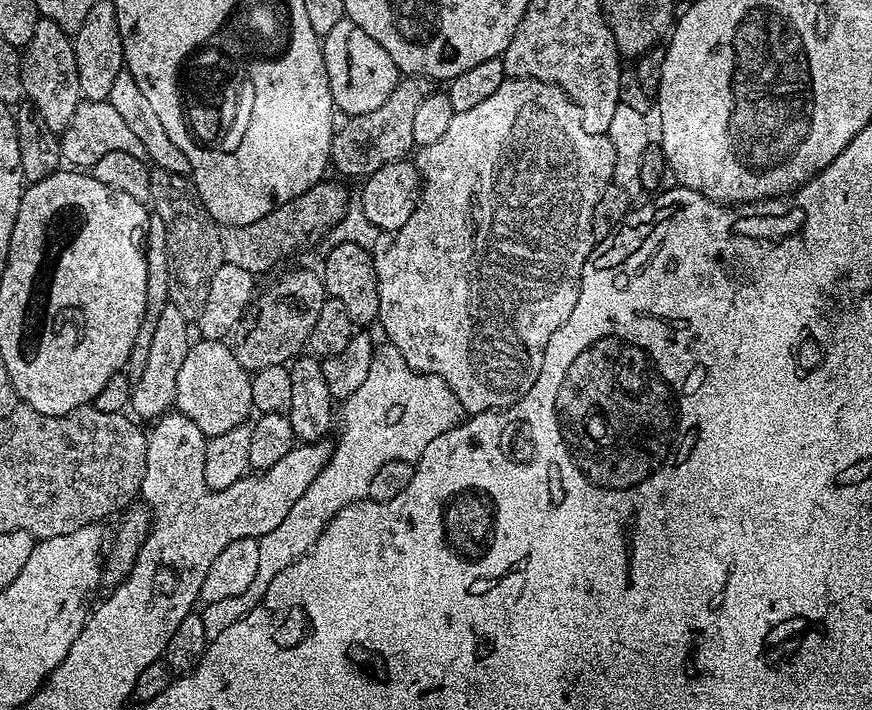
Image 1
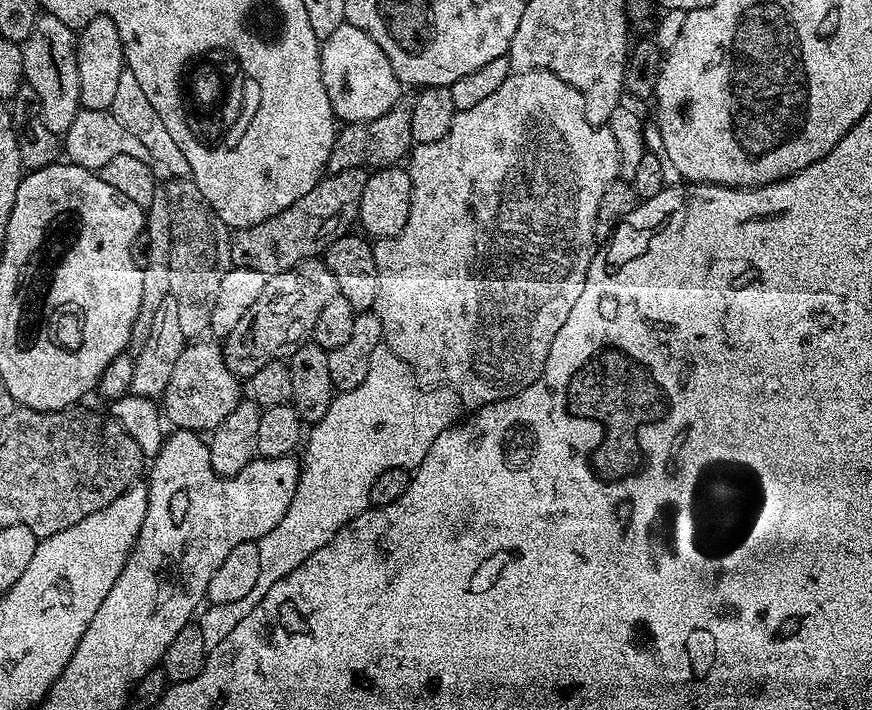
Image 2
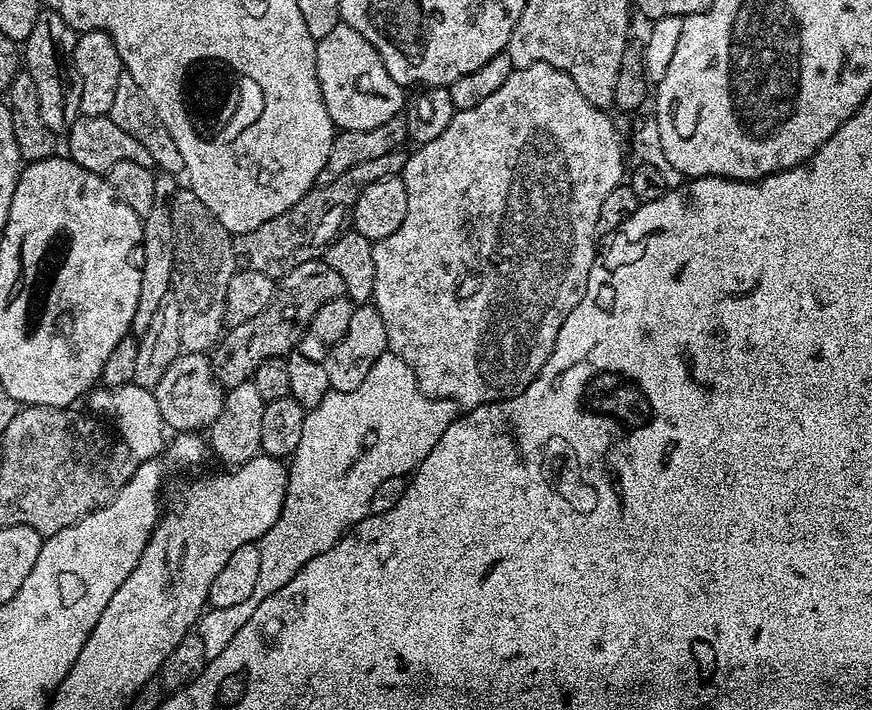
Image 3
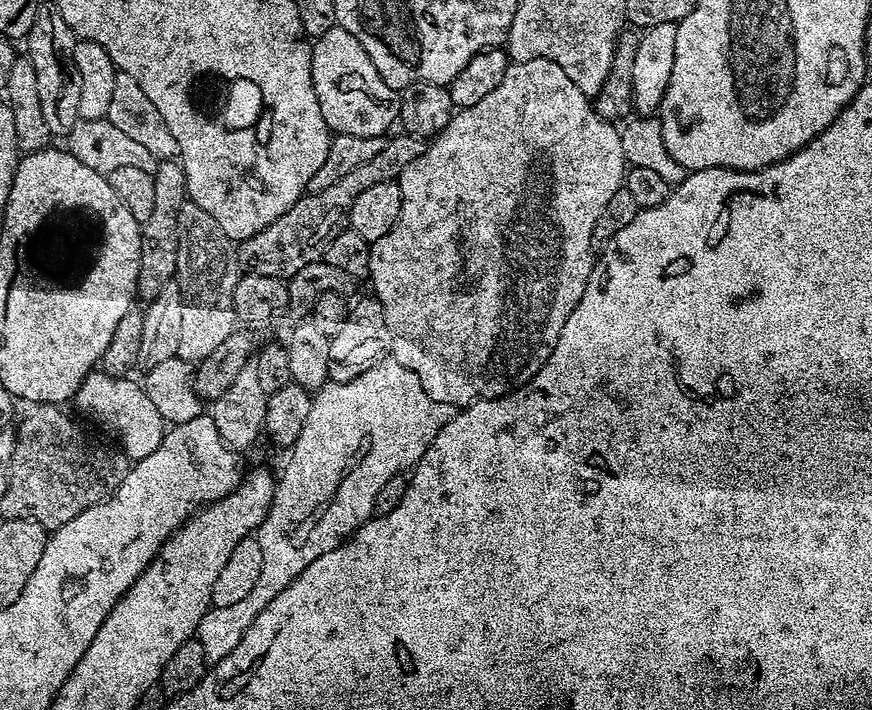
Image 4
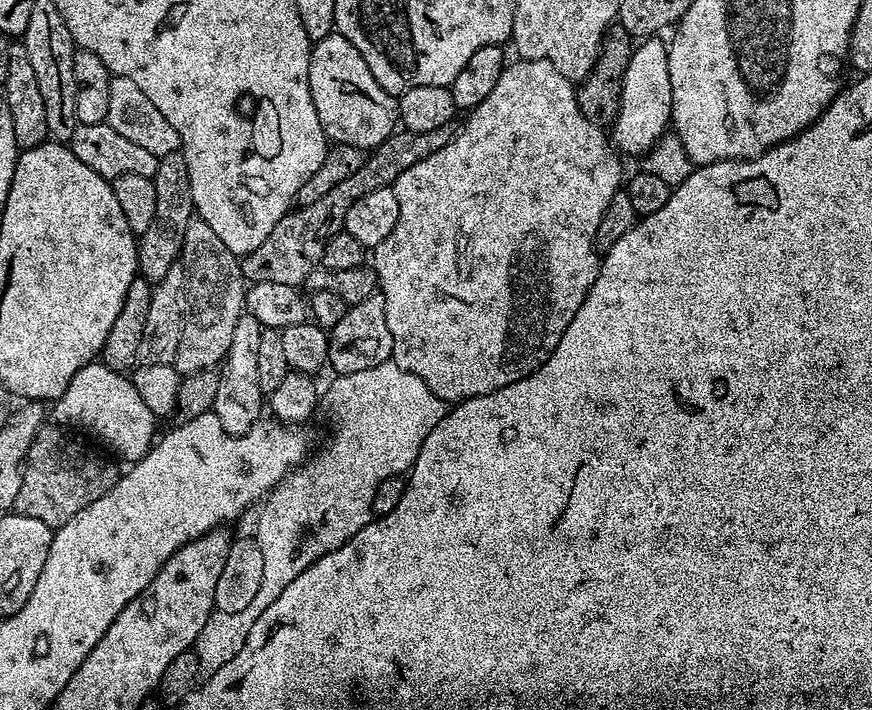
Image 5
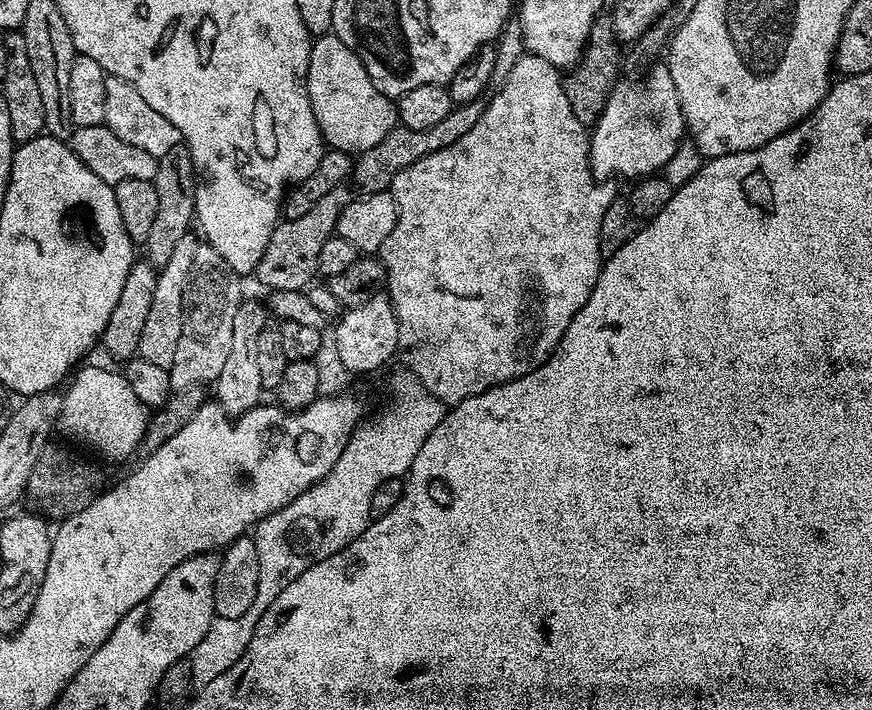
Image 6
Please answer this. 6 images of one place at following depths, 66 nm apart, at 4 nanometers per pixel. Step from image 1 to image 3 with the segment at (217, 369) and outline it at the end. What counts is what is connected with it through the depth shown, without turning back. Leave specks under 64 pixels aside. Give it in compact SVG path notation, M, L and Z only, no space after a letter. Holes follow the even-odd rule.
M181 351L180 356L174 358L174 362L170 362L170 366L157 382L154 393L158 410L161 411L161 418L164 419L165 425L176 434L199 433L201 430L211 428L215 420L220 417L226 395L225 389L221 388L214 378L211 359L203 352L185 351Z

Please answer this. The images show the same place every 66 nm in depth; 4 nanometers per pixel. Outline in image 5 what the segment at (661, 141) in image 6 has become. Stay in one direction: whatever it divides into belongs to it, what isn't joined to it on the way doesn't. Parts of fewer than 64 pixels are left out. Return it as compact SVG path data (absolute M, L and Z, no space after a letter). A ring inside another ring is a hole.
M660 38L641 39L632 49L632 57L622 78L620 109L610 125L610 139L621 153L629 152L630 155L639 157L652 151L652 147L669 131L671 123L668 44L660 41Z

